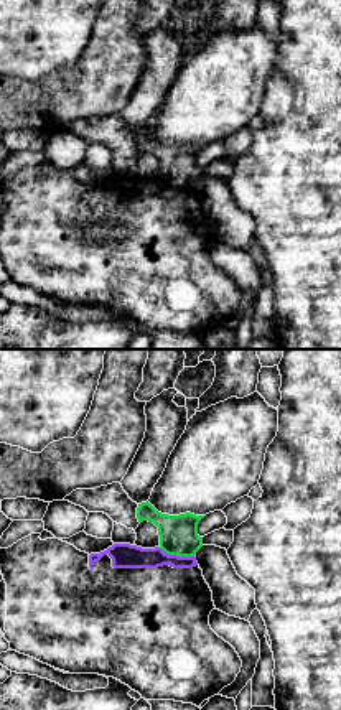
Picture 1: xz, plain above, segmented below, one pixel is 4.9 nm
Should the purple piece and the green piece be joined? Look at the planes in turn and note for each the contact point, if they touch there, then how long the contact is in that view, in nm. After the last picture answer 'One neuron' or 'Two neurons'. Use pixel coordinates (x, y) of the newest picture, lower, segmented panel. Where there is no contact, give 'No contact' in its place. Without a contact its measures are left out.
Touches purple at (177, 555). Shared border 180 nm

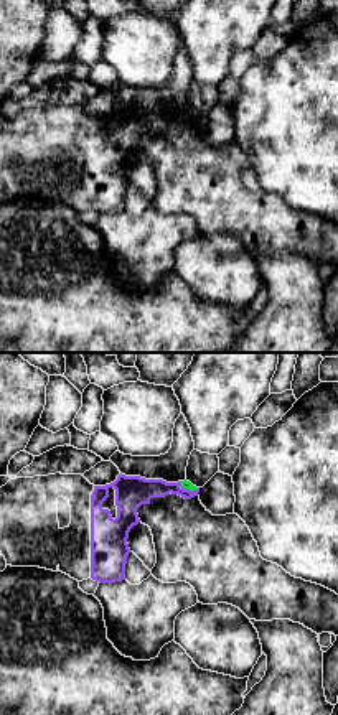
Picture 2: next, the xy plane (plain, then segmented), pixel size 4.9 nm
Touches purple at (188, 490). Shared border 110 nm

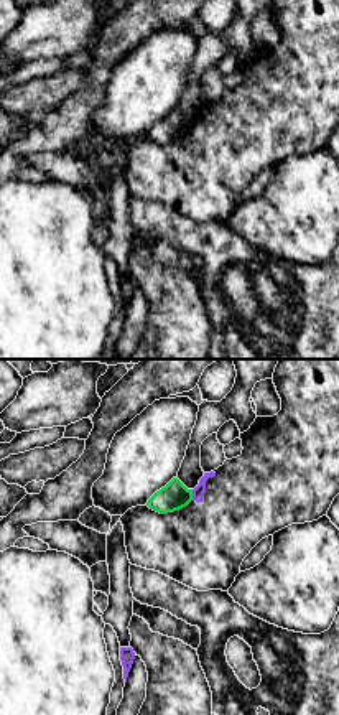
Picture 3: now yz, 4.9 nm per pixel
Touches purple at (193, 495). Shared border 60 nm

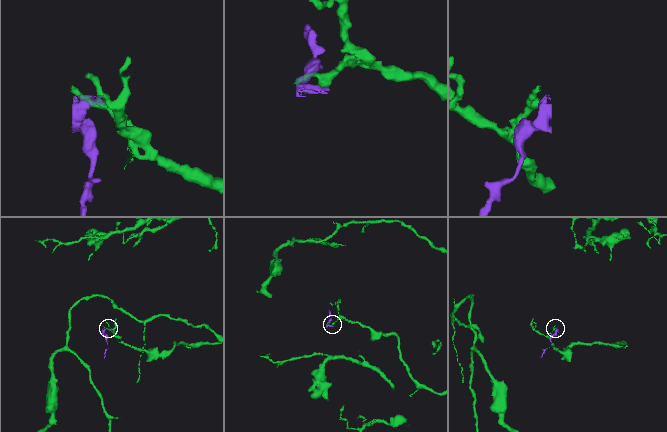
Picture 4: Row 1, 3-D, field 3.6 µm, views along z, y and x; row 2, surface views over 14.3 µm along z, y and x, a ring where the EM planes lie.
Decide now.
Two neurons

